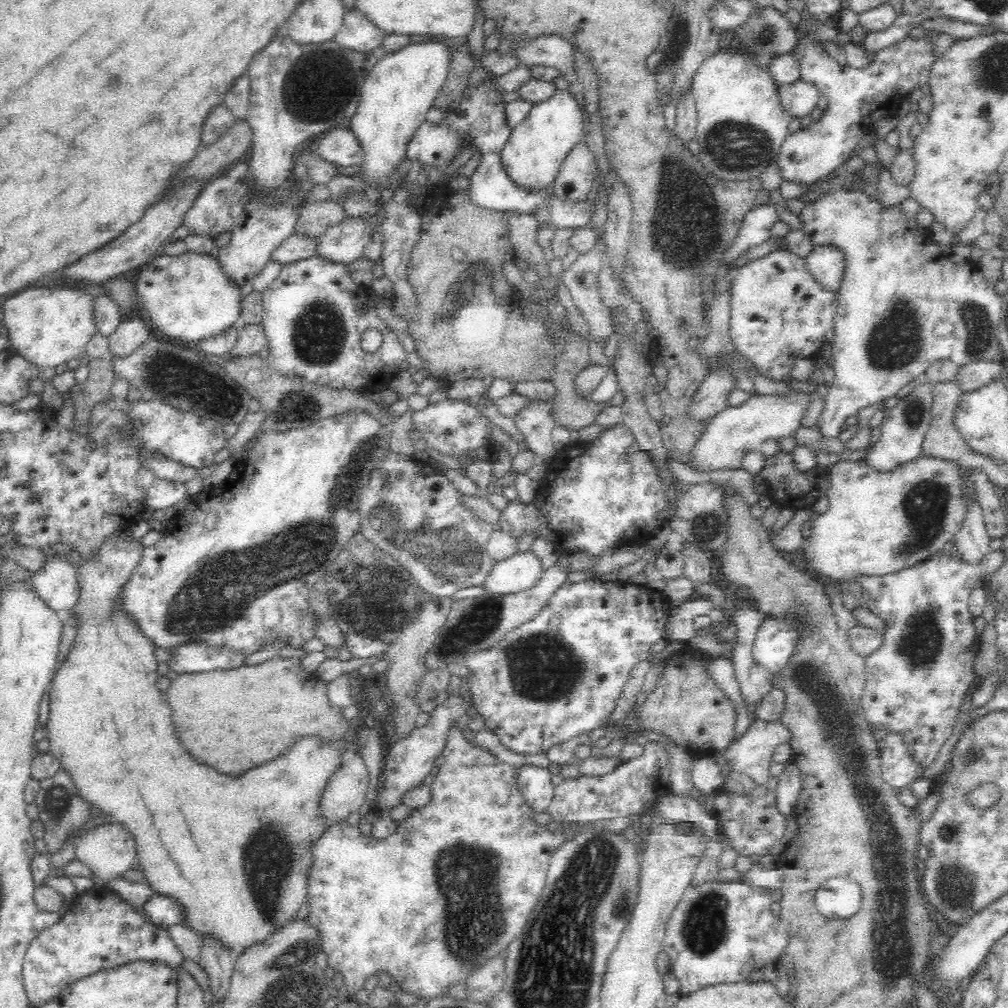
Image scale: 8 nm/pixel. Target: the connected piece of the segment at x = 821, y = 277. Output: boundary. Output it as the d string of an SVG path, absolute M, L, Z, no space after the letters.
M832 245L815 246L805 259L807 270L823 290L837 292L846 269L846 254Z

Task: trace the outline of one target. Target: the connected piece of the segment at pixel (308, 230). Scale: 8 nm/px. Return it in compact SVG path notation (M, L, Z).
M329 198L326 200L312 200L300 210L295 226L295 233L324 235L330 227L344 220L345 210L340 201Z

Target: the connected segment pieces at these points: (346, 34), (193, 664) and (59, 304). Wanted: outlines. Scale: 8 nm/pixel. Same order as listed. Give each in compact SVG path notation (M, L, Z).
M358 9L346 11L344 17L342 27L333 38L338 44L361 53L382 46L384 31L376 28Z
M203 642L168 649L170 660L166 662L178 675L182 673L206 673L242 666L246 654L232 652L226 647L208 646Z
M81 286L75 288L26 288L22 292L18 291L10 298L3 298L1 305L2 325L8 331L8 340L10 348L23 358L36 365L40 370L45 368L62 369L65 364L72 360L78 359L85 354L85 348L90 339L97 330L91 313L92 299L90 294L83 292Z

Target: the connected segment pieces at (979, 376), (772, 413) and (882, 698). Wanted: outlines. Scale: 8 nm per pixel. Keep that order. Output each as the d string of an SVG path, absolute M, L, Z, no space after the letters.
M976 360L960 366L955 381L963 391L974 390L997 379L1001 372L1000 361Z
M802 391L797 393L788 394L788 396L776 395L752 395L740 406L727 406L724 410L715 414L705 424L704 430L692 445L688 452L687 465L696 472L714 472L714 470L730 470L742 467L742 460L748 452L760 450L762 444L768 440L780 440L781 438L789 436L789 434L796 430L801 424L801 418L810 404L810 396L812 394L804 394Z
M1000 550L990 551L975 563L957 559L957 555L952 552L952 556L946 554L928 558L900 572L862 577L858 582L863 592L861 602L886 623L882 631L883 643L872 654L864 657L866 676L860 695L864 719L872 730L880 728L886 730L888 735L897 735L910 756L922 767L928 767L936 760L940 749L958 724L962 706L970 697L970 686L976 680L974 660L981 642L978 626L974 626L976 616L970 612L971 591L982 585L987 575L997 571L1002 560L1003 553Z

